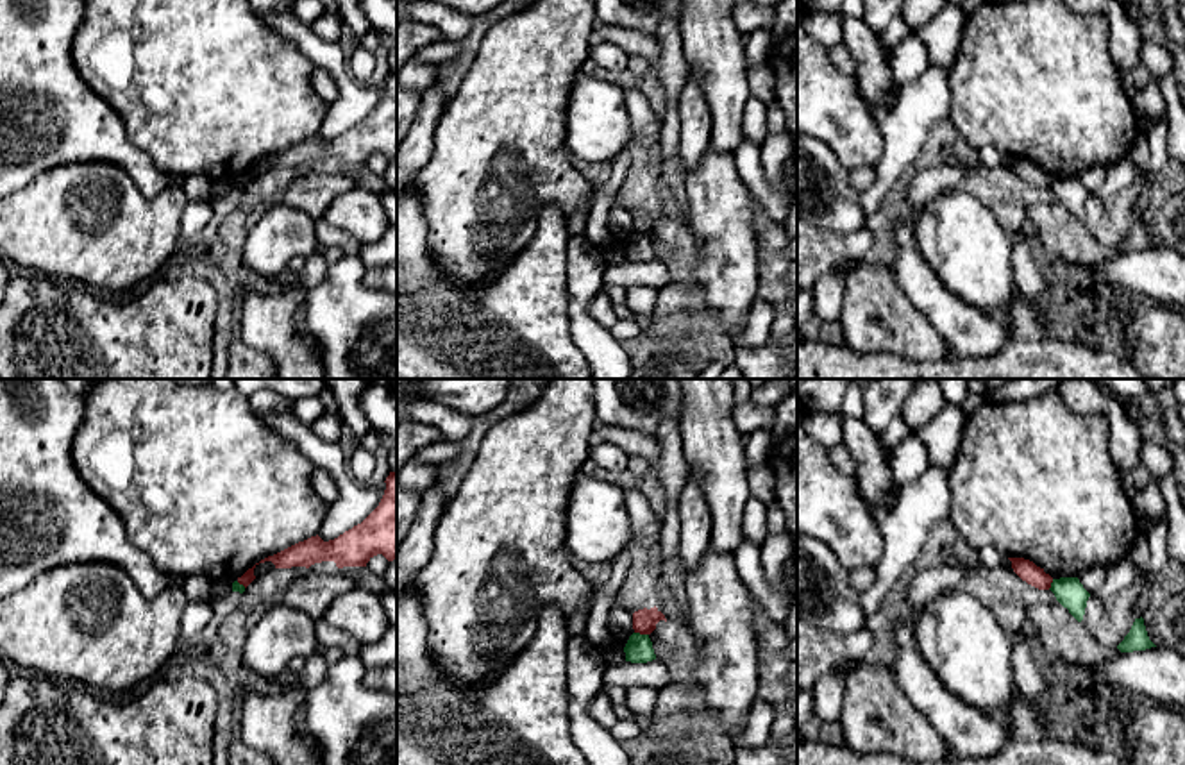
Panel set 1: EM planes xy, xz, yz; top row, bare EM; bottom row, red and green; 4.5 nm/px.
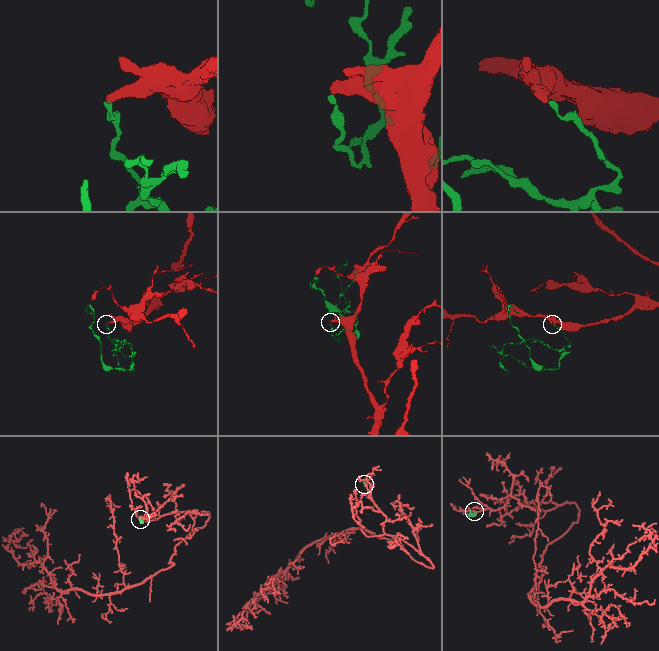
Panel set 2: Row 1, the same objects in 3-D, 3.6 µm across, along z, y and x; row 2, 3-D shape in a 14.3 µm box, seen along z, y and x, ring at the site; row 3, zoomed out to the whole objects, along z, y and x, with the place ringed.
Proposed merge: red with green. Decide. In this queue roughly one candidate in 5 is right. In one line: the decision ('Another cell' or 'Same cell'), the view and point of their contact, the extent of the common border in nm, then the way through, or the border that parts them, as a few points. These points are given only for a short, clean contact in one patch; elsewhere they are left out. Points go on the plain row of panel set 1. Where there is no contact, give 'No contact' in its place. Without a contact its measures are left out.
Another cell. Touches red at xz (642, 233). Shared border 70 nm. Boundary: xz (635, 231), (647, 235)

